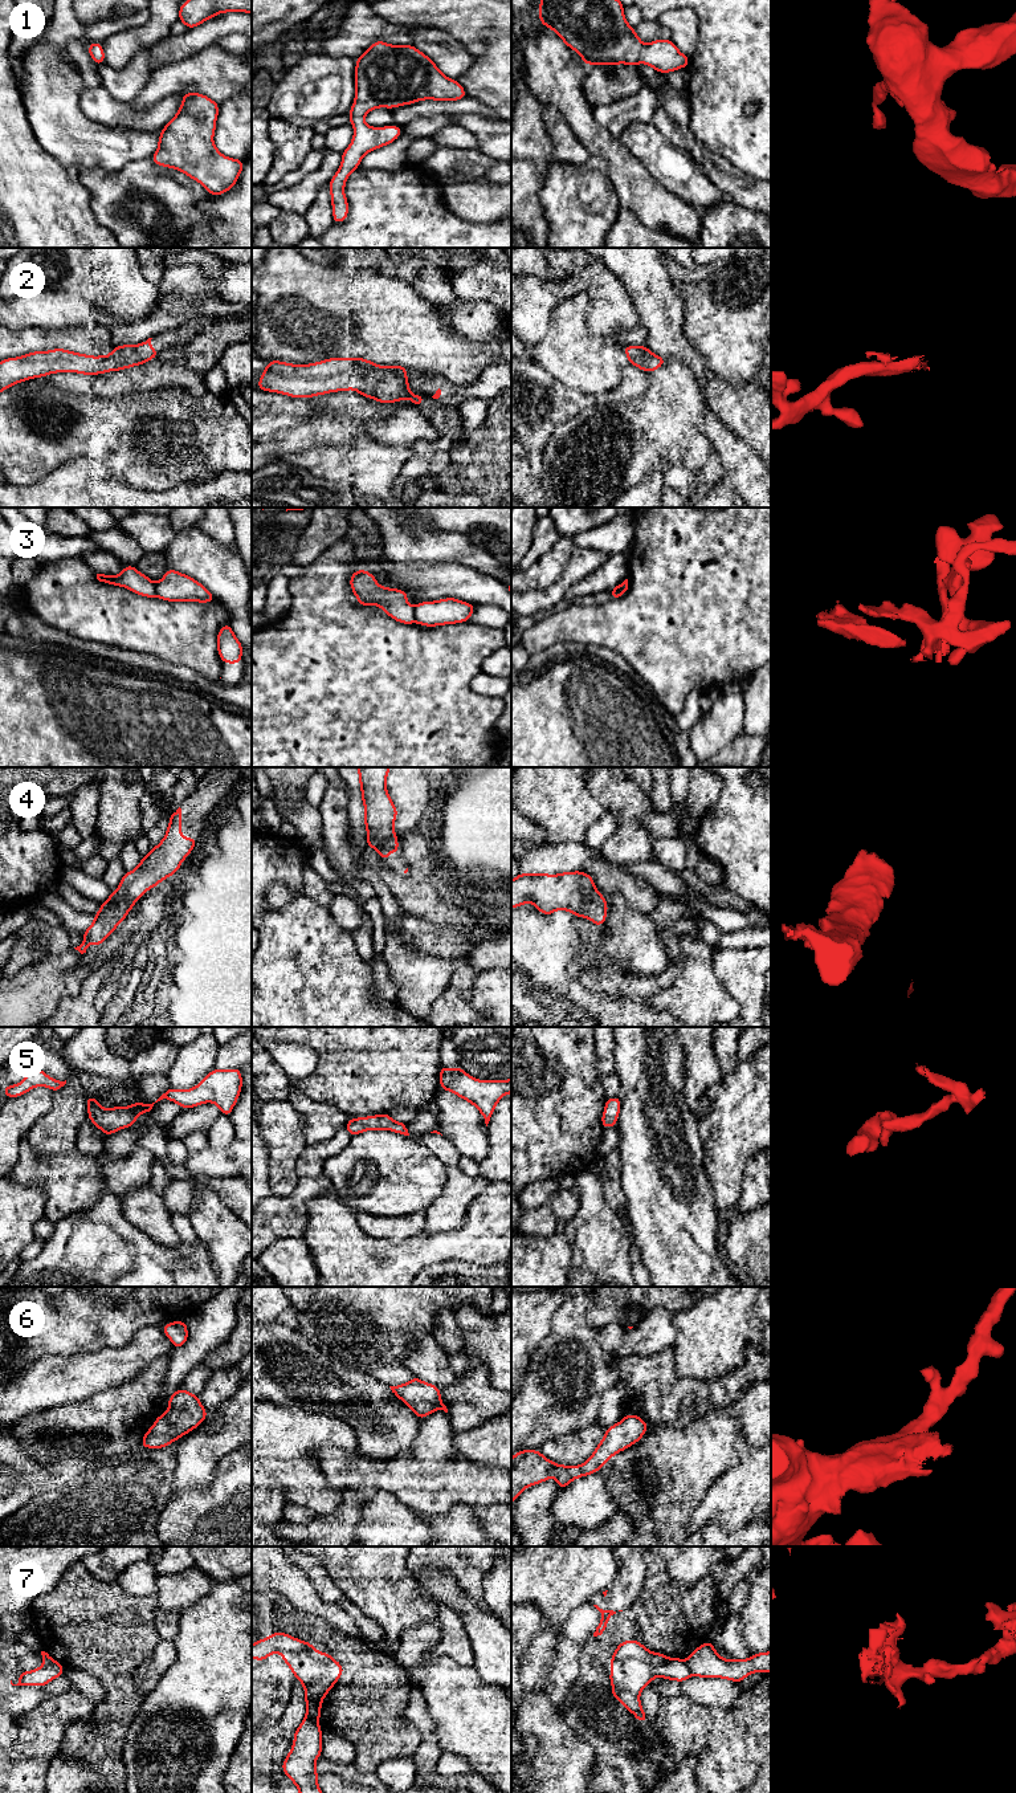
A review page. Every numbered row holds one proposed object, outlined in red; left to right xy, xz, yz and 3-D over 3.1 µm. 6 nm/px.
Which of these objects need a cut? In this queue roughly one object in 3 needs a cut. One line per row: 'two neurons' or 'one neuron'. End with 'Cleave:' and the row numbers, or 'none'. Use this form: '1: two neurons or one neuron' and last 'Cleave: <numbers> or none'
1: one neuron
2: one neuron
3: two neurons
4: one neuron
5: one neuron
6: one neuron
7: two neurons
Cleave: 3, 7

